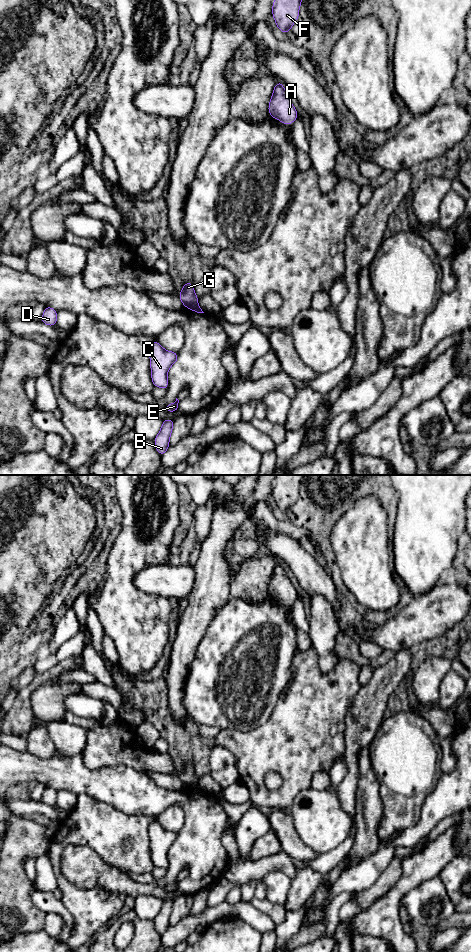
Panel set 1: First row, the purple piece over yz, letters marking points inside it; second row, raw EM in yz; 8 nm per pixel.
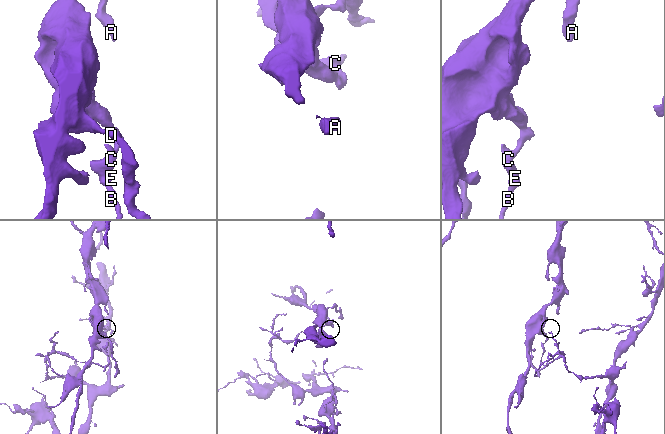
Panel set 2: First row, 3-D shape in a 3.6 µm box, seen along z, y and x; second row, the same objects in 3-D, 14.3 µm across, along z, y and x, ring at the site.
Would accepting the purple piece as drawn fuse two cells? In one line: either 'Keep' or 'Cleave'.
Cleave

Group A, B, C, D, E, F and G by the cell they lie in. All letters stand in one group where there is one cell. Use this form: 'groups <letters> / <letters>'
groups A D F G / B C E

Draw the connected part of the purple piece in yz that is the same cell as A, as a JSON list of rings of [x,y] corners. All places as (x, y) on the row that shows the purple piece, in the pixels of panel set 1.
[[[281,81],[273,89],[268,111],[270,116],[283,122],[286,126],[294,122],[298,117],[298,113],[292,105]]]

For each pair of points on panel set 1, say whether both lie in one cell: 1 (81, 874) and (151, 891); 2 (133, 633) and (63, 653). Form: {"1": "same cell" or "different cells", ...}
{"1": "same cell", "2": "different cells"}

